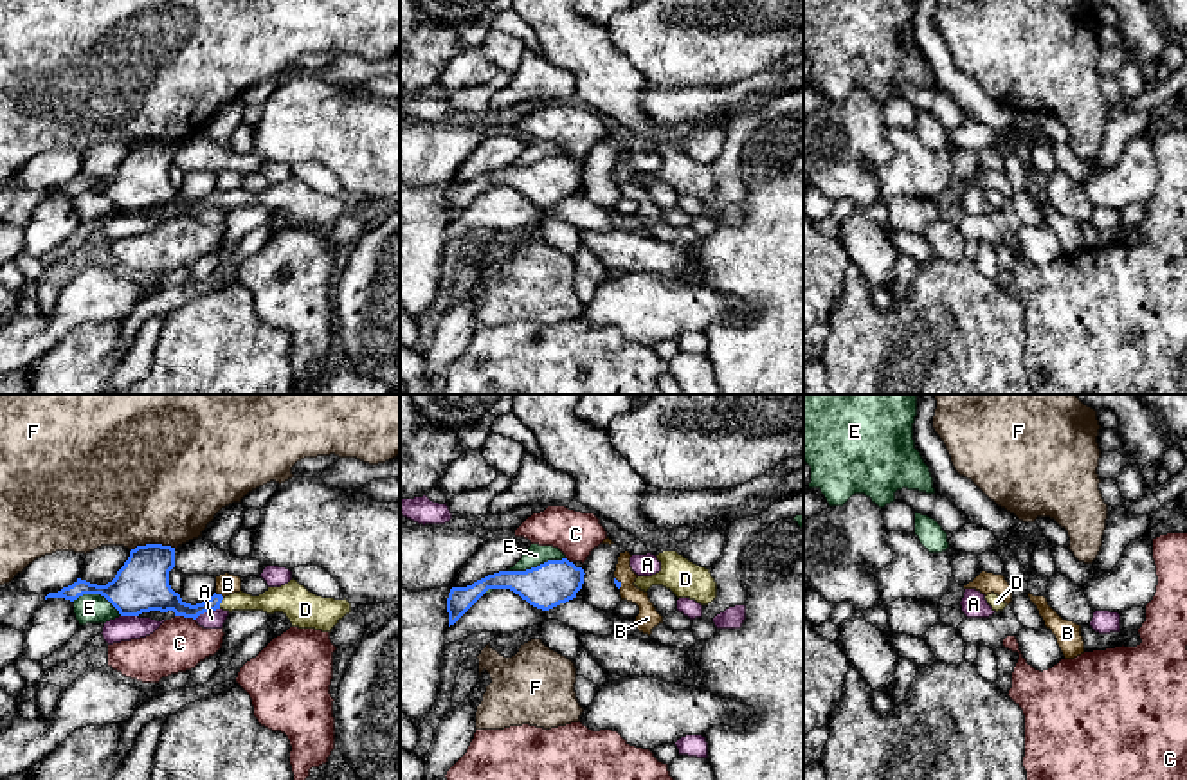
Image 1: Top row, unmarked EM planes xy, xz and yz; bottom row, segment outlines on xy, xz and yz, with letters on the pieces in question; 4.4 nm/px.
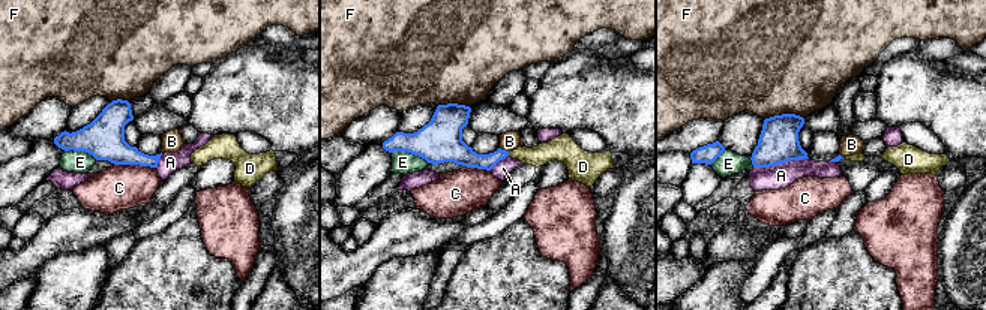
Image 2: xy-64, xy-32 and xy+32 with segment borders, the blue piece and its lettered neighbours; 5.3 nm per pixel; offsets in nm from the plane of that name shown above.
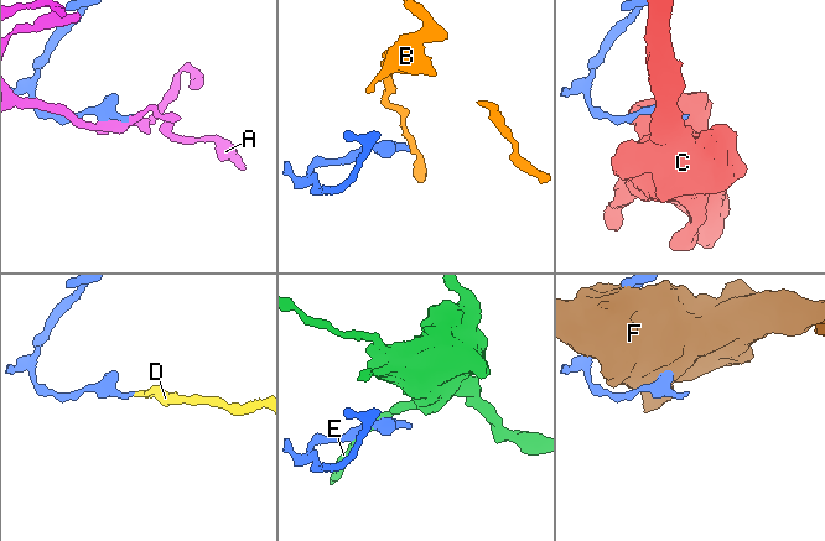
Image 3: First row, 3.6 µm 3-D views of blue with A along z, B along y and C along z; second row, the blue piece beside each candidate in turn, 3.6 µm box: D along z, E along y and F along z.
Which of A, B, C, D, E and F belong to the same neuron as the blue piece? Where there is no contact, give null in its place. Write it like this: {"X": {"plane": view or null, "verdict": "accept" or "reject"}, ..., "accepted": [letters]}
{"A": {"plane": "xy", "verdict": "reject"}, "B": {"plane": "xy", "verdict": "reject"}, "C": {"plane": "xy", "verdict": "reject"}, "D": {"plane": "xy", "verdict": "accept"}, "E": {"plane": "xz", "verdict": "reject"}, "F": {"plane": "xy", "verdict": "reject"}, "accepted": ["D"]}

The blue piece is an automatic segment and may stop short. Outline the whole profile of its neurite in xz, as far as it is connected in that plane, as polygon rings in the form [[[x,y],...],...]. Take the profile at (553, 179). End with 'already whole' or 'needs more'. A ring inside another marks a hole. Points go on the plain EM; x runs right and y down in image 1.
[[[567,155],[548,157],[526,168],[499,168],[472,182],[452,184],[447,195],[449,223],[454,222],[488,186],[510,186],[530,202],[549,207],[576,195],[584,166]]]; already whole

